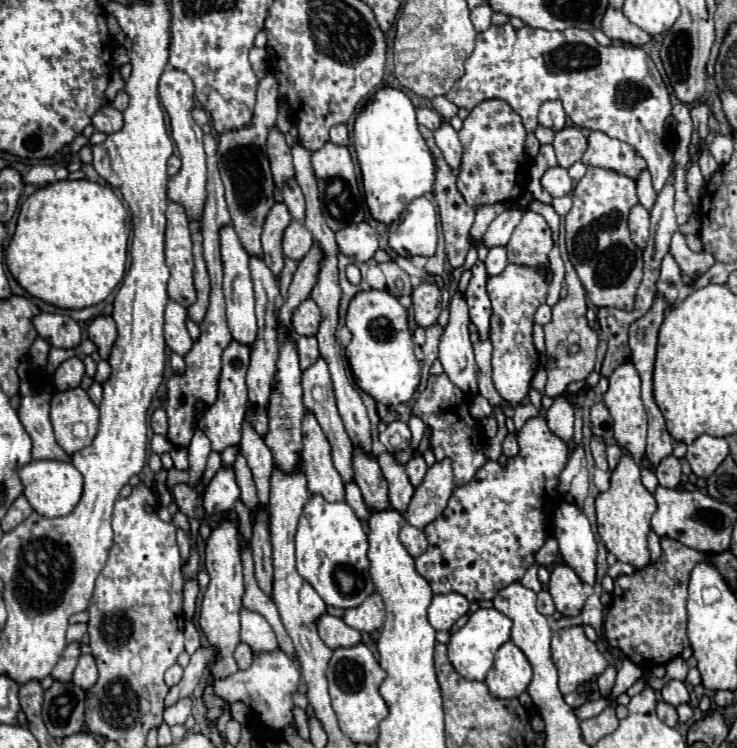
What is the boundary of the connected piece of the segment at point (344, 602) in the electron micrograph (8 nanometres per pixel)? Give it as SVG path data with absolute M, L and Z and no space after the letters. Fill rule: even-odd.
M313 495L303 507L295 547L299 575L311 583L327 605L351 609L363 603L363 599L375 591L369 573L365 583L365 571L369 571L367 535L361 529L361 521L345 501L327 503L321 495Z

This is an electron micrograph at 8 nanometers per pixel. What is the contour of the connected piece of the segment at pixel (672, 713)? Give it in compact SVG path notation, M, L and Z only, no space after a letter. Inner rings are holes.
M657 703L657 715L659 715L659 719L665 723L665 725L669 725L669 727L675 727L677 723L679 723L679 717L677 717L677 711L675 711L675 707L673 705L669 705L669 703Z

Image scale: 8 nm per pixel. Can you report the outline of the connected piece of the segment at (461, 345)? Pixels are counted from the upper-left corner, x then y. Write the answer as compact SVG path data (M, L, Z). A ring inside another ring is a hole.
M461 291L449 303L449 323L441 333L439 361L449 379L467 395L477 395L477 365L469 339L469 307Z

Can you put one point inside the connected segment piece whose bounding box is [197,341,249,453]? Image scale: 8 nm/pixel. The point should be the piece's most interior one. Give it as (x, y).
(221, 422)

